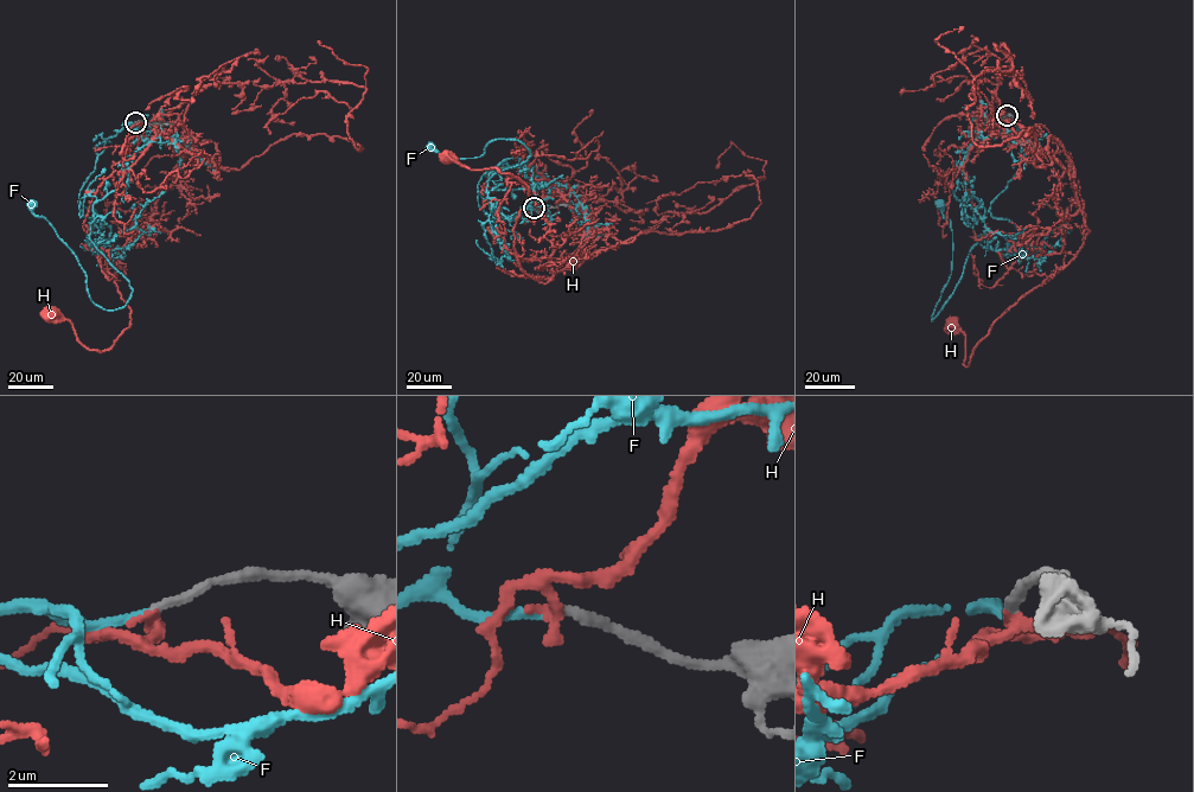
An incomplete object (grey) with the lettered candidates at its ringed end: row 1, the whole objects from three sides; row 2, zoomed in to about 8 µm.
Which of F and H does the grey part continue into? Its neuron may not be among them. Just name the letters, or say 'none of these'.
F

